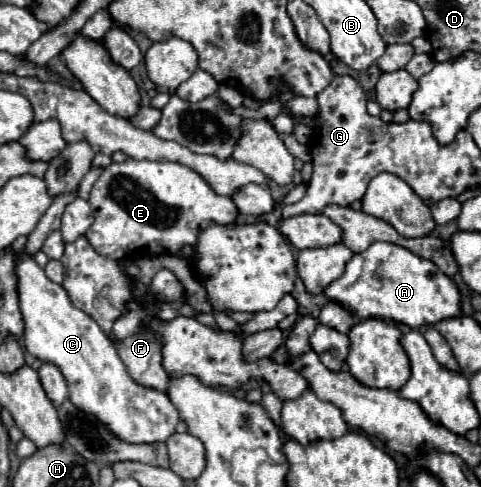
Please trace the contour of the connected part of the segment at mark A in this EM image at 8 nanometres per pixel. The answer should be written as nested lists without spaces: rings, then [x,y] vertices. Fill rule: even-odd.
[[[386,242],[372,244],[368,250],[354,254],[352,260],[346,264],[346,272],[324,288],[324,296],[332,302],[342,304],[362,320],[384,318],[384,320],[402,322],[410,328],[420,328],[424,326],[424,322],[436,324],[440,320],[454,318],[460,314],[460,292],[452,278],[440,272],[434,266],[434,262],[422,260],[420,256],[414,256],[406,248],[396,244],[386,244]],[[364,260],[378,262],[378,268],[374,272],[374,278],[380,280],[378,288],[374,288],[362,278]],[[352,278],[358,280],[352,284]]]

